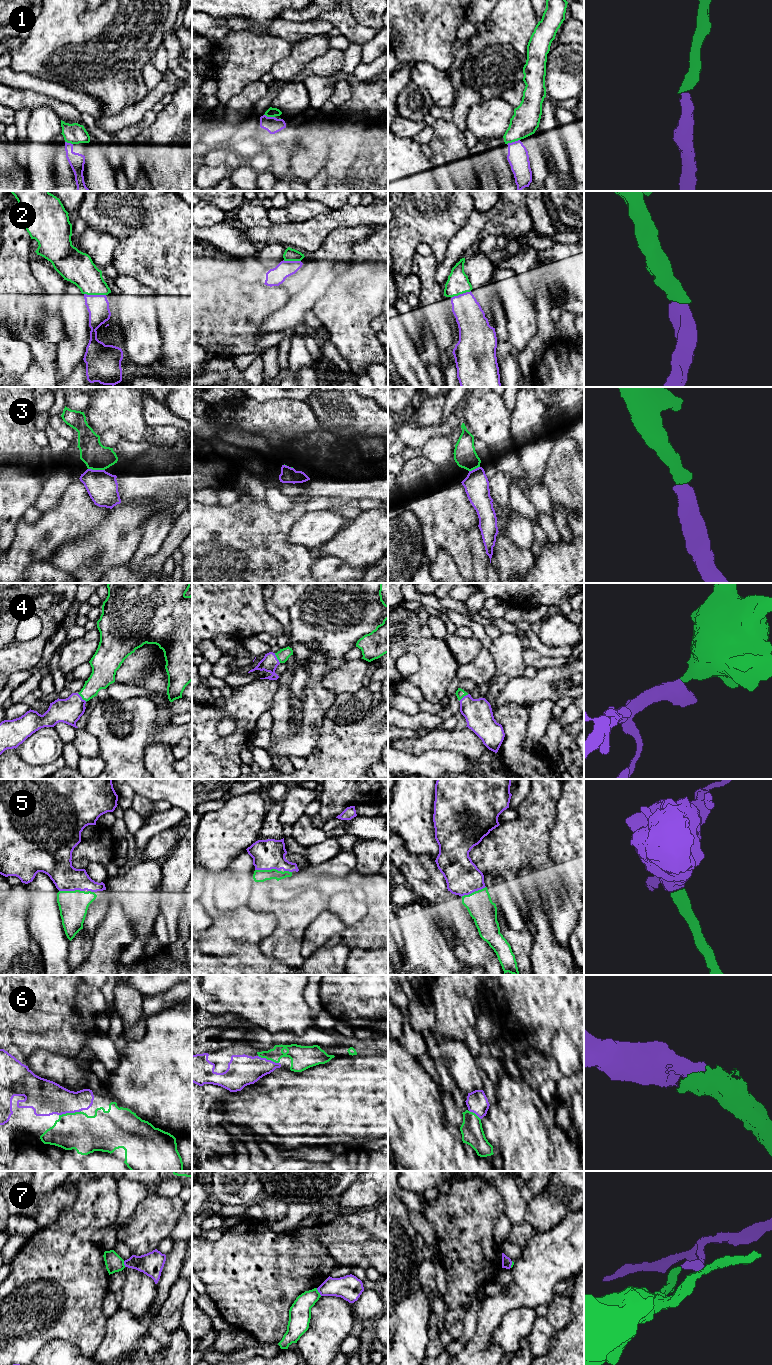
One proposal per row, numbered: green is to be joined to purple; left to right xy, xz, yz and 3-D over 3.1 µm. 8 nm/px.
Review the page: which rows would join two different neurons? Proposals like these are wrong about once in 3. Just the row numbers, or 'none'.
7

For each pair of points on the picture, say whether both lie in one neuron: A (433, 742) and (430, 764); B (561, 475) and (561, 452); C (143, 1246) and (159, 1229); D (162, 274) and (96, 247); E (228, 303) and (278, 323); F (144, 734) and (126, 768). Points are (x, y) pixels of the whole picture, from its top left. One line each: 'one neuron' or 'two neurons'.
A: two neurons
B: one neuron
C: one neuron
D: two neurons
E: two neurons
F: one neuron

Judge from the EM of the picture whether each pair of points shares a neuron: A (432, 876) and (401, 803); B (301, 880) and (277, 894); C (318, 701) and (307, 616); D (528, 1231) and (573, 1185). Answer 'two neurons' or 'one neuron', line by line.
A: two neurons
B: two neurons
C: one neuron
D: one neuron

